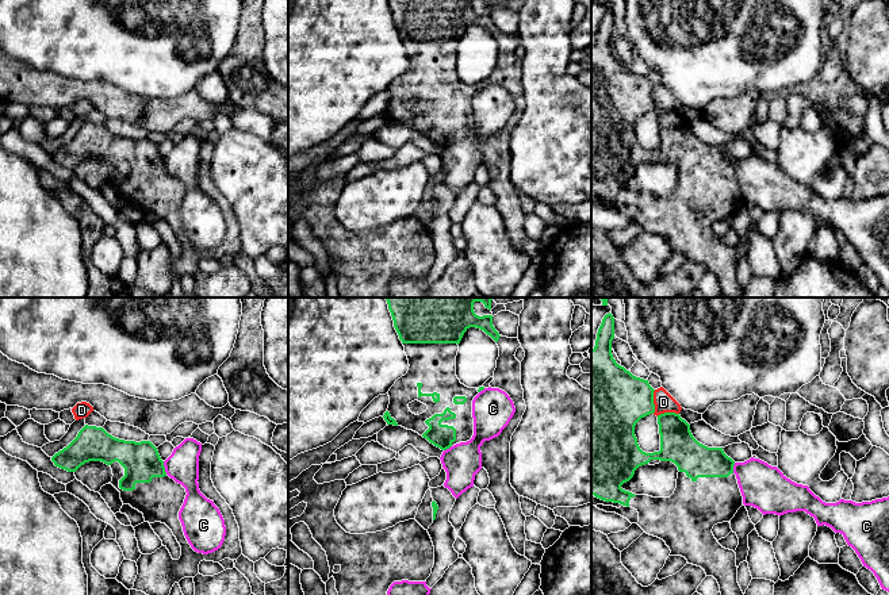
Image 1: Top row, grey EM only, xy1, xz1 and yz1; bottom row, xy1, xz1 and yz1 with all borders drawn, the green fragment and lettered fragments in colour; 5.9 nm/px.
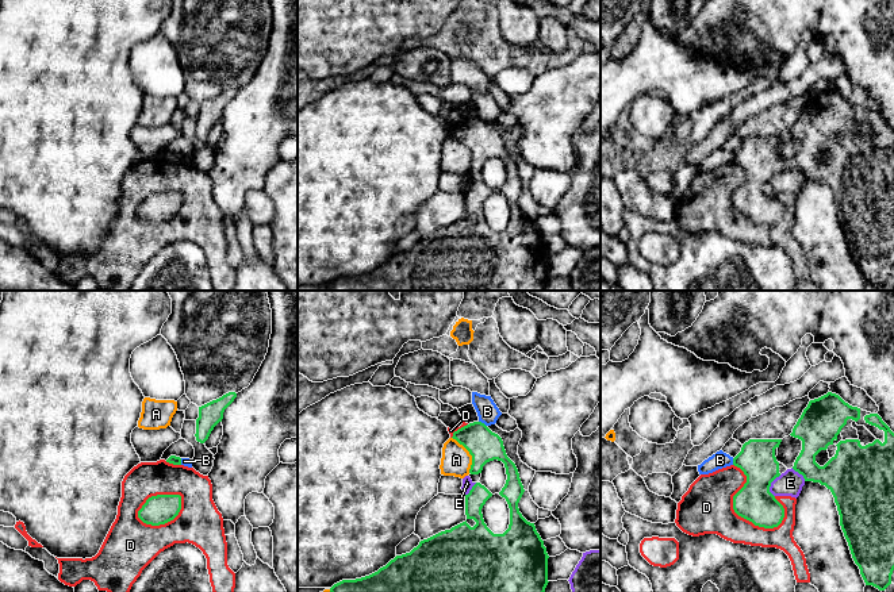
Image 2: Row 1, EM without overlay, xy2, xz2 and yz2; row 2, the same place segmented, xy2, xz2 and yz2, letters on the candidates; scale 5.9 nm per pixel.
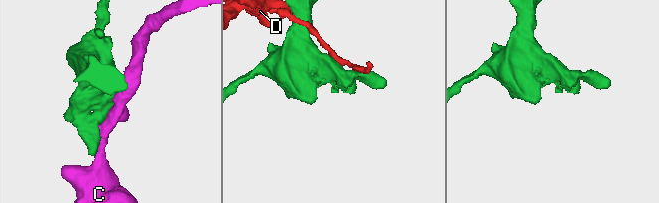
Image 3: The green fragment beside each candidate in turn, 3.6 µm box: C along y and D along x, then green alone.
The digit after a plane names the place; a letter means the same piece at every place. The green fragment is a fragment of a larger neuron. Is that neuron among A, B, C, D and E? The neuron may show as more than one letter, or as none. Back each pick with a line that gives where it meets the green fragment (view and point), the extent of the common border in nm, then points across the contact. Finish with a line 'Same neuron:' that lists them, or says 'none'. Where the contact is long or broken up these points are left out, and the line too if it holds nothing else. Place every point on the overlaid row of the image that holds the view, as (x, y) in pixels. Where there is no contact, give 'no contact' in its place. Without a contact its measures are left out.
Same neuron: none

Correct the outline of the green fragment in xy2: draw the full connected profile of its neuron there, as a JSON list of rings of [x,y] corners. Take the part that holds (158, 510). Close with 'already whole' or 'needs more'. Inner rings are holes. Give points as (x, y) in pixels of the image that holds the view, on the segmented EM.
[[[157,495],[146,500],[138,511],[138,518],[146,524],[160,526],[173,520],[180,510],[180,495]]] | already whole

